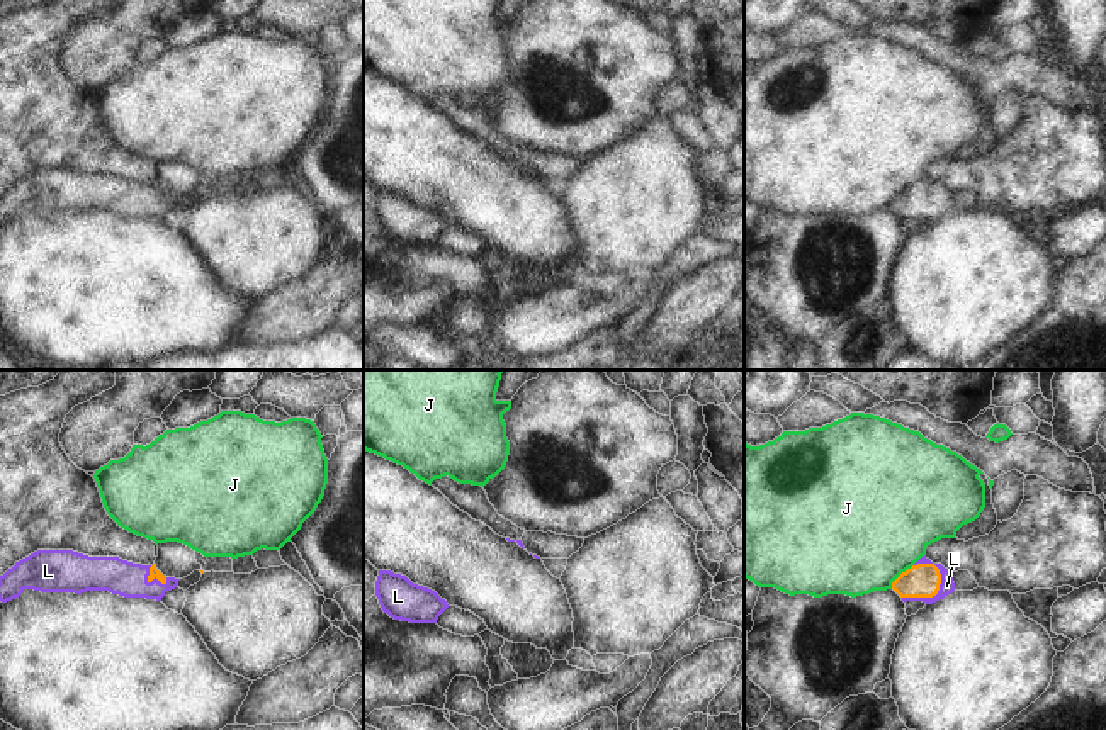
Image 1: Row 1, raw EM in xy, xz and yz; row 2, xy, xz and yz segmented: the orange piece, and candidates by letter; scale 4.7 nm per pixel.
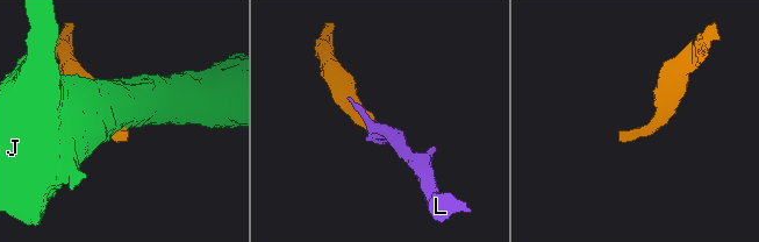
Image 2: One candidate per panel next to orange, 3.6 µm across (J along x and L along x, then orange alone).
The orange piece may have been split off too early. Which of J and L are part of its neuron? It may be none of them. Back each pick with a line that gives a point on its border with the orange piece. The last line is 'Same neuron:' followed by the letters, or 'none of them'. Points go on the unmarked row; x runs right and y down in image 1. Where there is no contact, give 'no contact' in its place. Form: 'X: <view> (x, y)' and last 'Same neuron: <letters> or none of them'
L: yz (931, 216)
Same neuron: L

